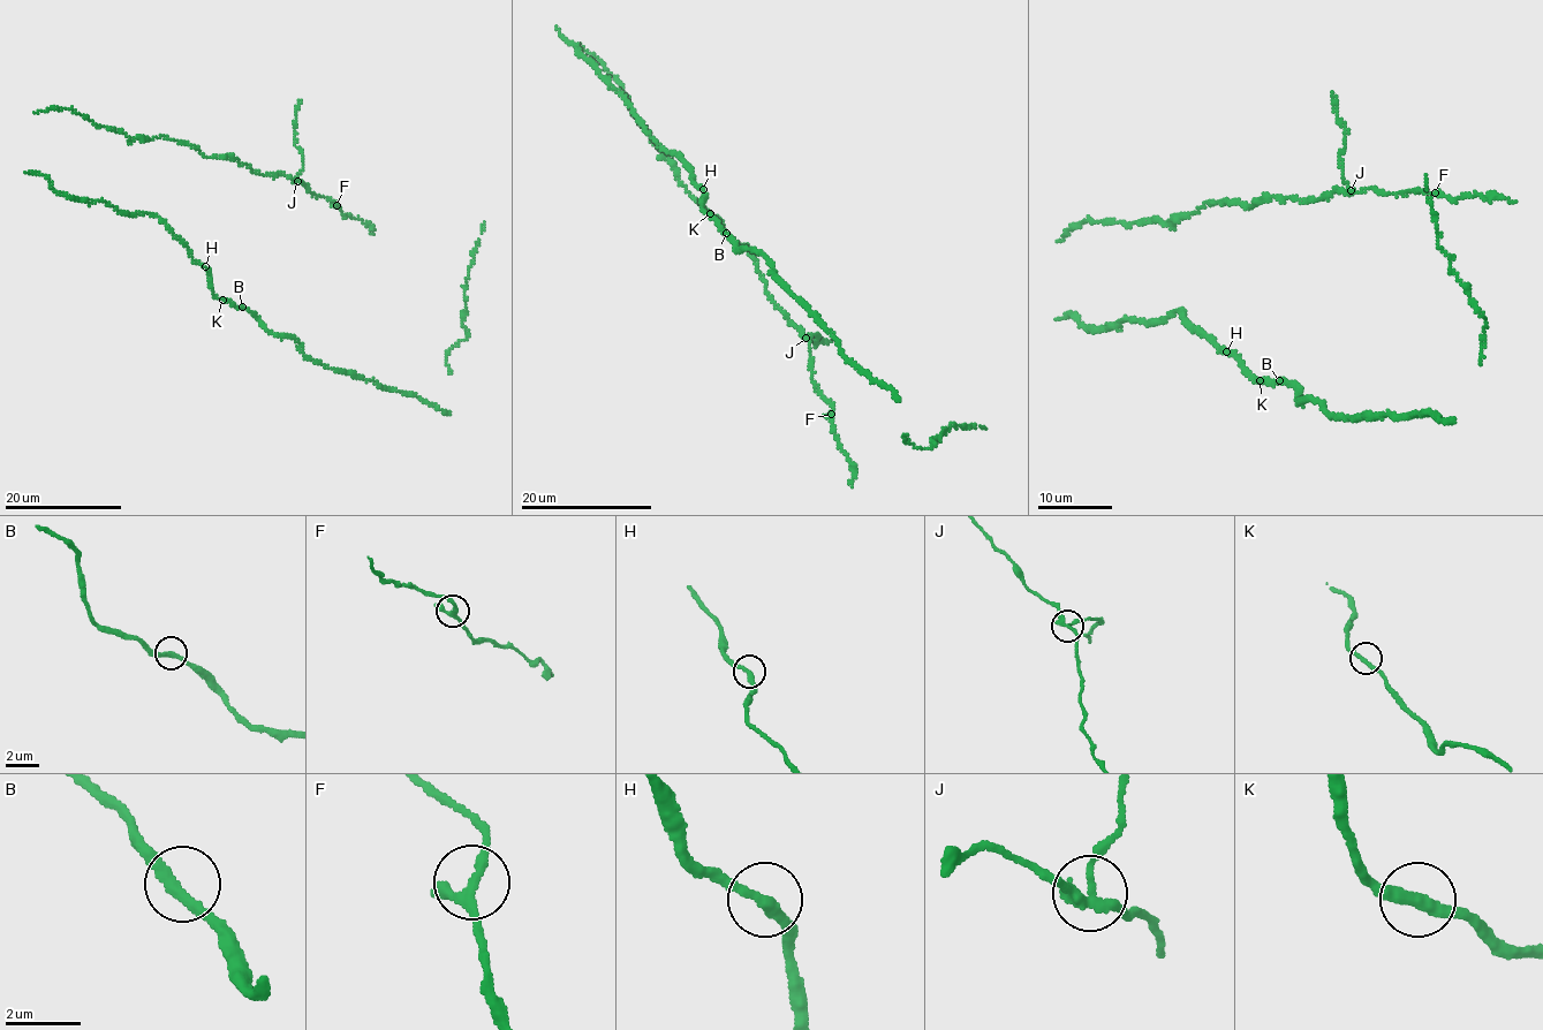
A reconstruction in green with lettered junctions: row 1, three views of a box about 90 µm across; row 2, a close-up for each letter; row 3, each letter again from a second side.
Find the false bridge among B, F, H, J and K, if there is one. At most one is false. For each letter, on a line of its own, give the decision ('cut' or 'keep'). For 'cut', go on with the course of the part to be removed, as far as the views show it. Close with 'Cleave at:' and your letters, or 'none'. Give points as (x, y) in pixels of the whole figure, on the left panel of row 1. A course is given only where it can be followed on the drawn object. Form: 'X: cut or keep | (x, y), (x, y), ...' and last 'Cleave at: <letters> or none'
B: keep
F: keep
H: keep
J: cut | (297, 181), (303, 159), (303, 153), (295, 146), (295, 119), (300, 99)
K: keep
Cleave at: J

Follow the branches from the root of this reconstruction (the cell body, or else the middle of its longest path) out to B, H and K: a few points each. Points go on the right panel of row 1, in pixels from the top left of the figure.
B: (1140, 319), (1148, 323), (1162, 322), (1179, 310), (1194, 328), (1219, 349), (1232, 353), (1257, 380), (1279, 380)
H: (1140, 319), (1148, 323), (1162, 322), (1179, 310), (1194, 328), (1226, 351)
K: (1140, 319), (1148, 323), (1162, 322), (1179, 310), (1194, 328), (1219, 349), (1232, 353), (1260, 380)

